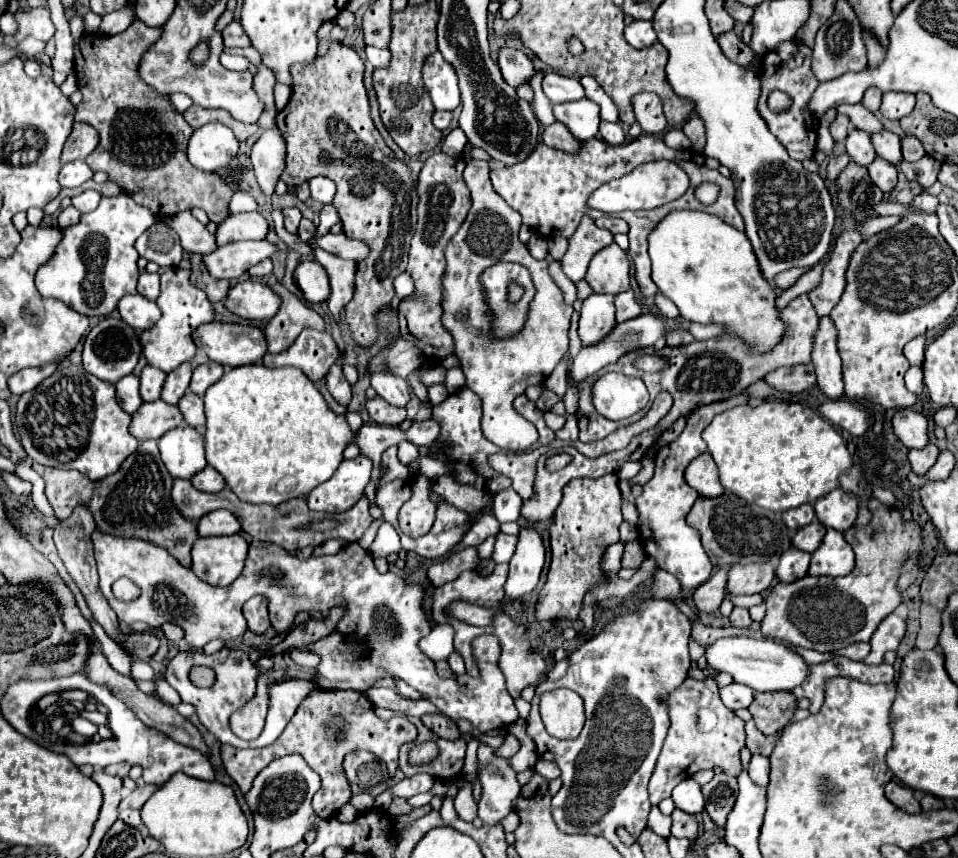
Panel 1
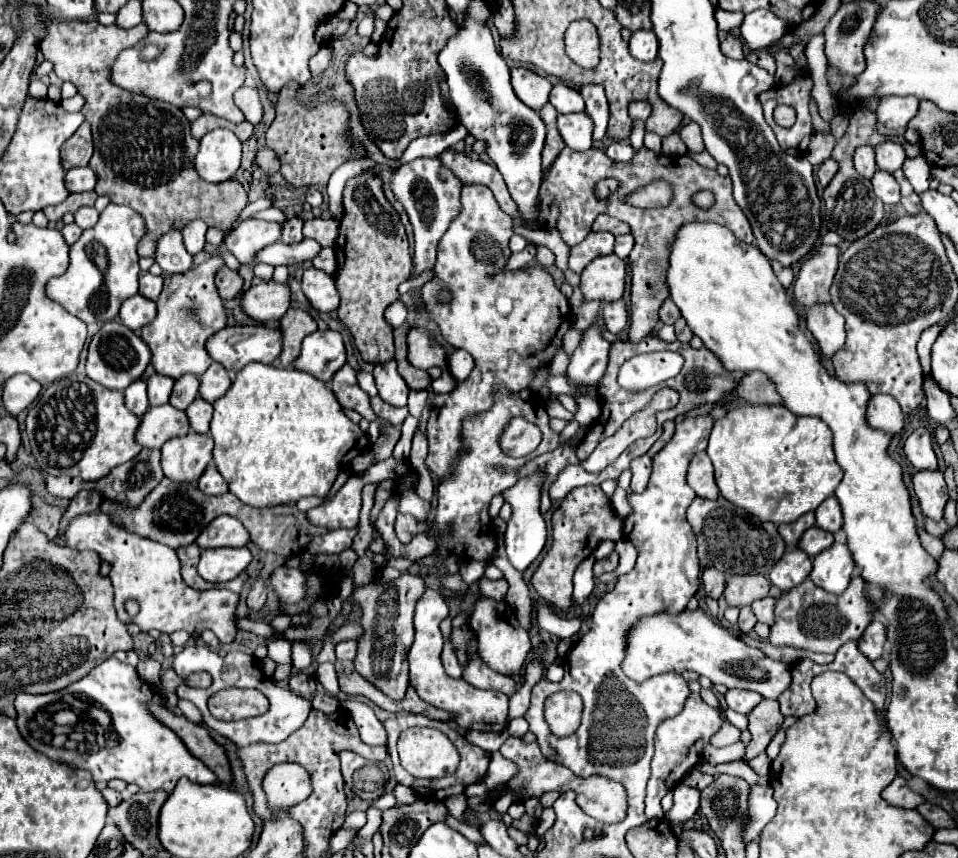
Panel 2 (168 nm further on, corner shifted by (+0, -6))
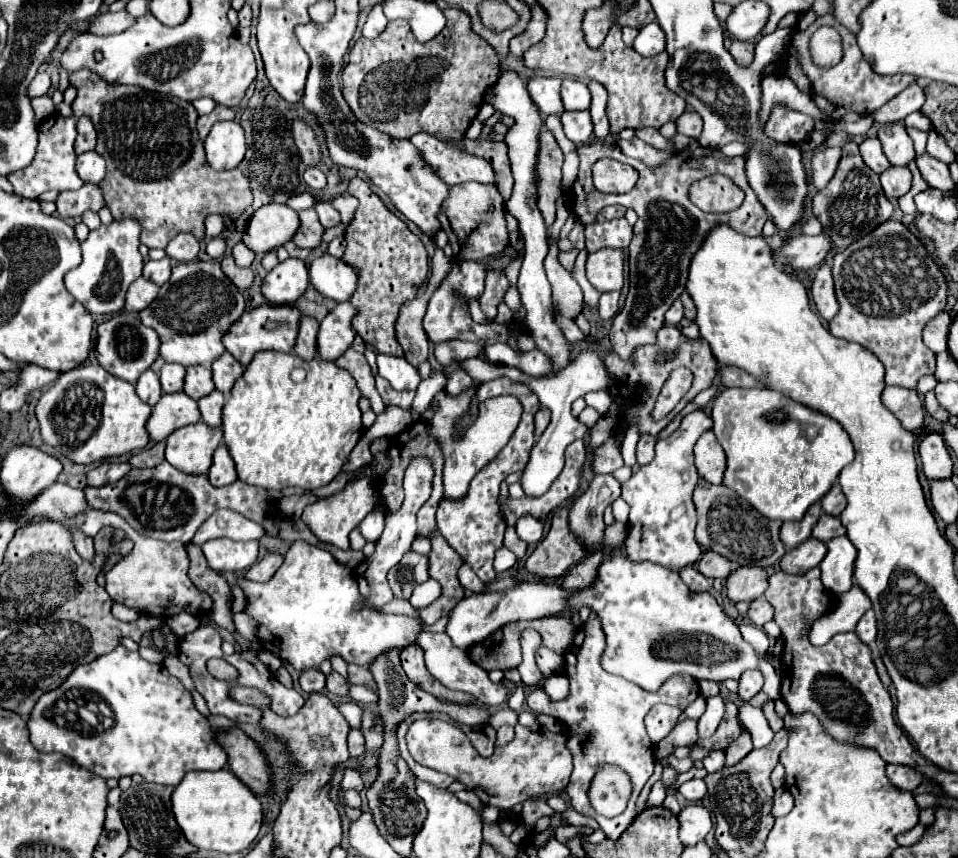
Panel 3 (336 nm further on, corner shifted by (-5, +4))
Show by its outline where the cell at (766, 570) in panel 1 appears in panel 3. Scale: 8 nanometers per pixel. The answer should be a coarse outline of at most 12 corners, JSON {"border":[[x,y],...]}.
{"border":[[741,566],[725,586],[733,602],[753,602],[767,588],[767,572]]}

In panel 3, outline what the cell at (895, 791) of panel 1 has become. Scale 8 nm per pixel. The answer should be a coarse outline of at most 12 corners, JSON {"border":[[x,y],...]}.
{"border":[[887,764],[887,778],[901,790],[915,790],[923,774],[911,766]]}

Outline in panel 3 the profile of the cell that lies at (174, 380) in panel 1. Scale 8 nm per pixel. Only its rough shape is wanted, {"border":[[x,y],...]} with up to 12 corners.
{"border":[[187,368],[183,392],[201,400],[215,390],[211,368]]}

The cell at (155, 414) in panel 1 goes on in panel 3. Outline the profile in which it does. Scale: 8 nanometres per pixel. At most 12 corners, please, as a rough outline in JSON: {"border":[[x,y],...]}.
{"border":[[185,392],[163,394],[147,420],[153,442],[195,424],[197,402]]}

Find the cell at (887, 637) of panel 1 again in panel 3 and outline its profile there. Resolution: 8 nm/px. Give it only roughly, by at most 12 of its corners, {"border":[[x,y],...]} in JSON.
{"border":[[873,610],[859,620],[855,634],[865,644],[877,636]]}

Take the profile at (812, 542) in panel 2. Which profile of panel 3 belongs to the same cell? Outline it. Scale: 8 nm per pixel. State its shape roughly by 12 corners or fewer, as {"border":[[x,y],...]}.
{"border":[[823,514],[813,528],[813,538],[829,542],[843,536],[841,520]]}

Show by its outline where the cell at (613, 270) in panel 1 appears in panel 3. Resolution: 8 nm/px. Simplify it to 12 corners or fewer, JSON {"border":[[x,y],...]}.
{"border":[[623,250],[587,258],[587,278],[599,292],[621,290]]}

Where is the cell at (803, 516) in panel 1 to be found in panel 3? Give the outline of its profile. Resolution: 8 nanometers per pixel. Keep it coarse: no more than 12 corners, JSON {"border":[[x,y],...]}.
{"border":[[813,504],[799,522],[783,522],[779,538],[793,550],[811,536],[821,516]]}

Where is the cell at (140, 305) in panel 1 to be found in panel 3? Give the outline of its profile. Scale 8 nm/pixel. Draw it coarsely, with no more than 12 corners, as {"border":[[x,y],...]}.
{"border":[[137,278],[127,290],[127,312],[141,312],[157,298],[159,286]]}

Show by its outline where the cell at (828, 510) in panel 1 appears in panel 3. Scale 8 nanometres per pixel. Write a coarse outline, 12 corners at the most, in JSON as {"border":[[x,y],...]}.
{"border":[[835,484],[821,500],[825,514],[839,516],[847,506]]}

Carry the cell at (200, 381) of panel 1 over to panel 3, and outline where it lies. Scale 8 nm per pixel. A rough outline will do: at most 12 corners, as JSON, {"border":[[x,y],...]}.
{"border":[[229,352],[213,362],[213,382],[229,396],[245,372]]}

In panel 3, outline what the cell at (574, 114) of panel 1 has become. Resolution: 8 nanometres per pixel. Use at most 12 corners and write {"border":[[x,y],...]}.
{"border":[[589,110],[563,112],[565,136],[585,144],[593,134]]}

